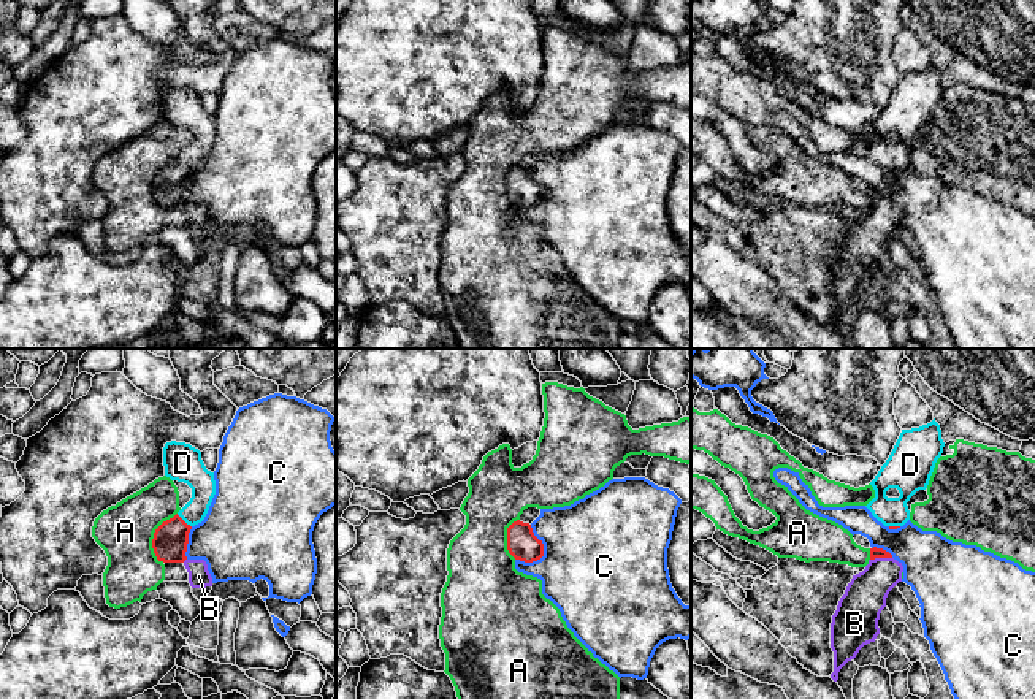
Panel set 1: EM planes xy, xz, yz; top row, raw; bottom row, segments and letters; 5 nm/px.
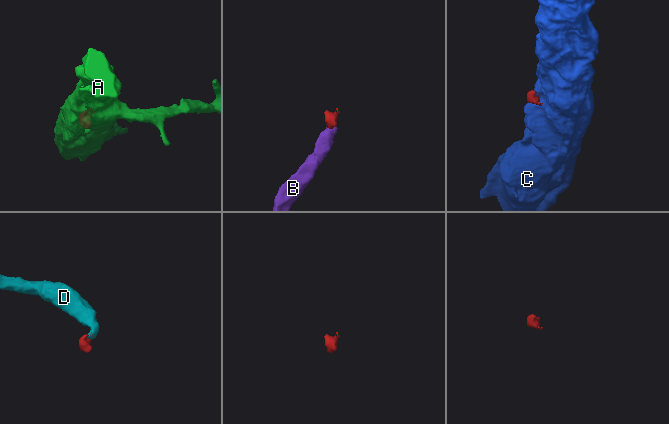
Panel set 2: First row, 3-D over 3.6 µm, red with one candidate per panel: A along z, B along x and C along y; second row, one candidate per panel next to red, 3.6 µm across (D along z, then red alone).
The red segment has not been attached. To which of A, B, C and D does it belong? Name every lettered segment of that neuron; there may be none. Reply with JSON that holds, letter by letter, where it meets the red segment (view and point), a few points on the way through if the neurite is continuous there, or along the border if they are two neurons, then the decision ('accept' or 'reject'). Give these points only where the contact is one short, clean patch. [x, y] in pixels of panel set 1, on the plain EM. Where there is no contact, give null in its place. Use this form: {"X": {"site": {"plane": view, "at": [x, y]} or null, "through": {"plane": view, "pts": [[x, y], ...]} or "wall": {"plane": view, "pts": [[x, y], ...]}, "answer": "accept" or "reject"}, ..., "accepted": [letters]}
{"A": {"site": {"plane": "xy", "at": [154, 181]}, "wall": {"plane": "xy", "pts": [[176, 157], [154, 178], [152, 197], [159, 206]]}, "answer": "reject"}, "B": {"site": {"plane": "yz", "at": [880, 202]}, "through": {"plane": "yz", "pts": [[875, 197], [880, 202], [880, 221], [864, 243]]}, "answer": "accept"}, "C": {"site": {"plane": "xz", "at": [542, 194]}, "wall": {"plane": "xz", "pts": [[530, 170], [542, 189], [542, 200], [525, 208]]}, "answer": "reject"}, "D": {"site": {"plane": "xy", "at": [183, 165]}, "through": {"plane": "xy", "pts": [[170, 186], [183, 165], [198, 149], [194, 118]]}, "answer": "accept"}, "accepted": ["B", "D"]}

